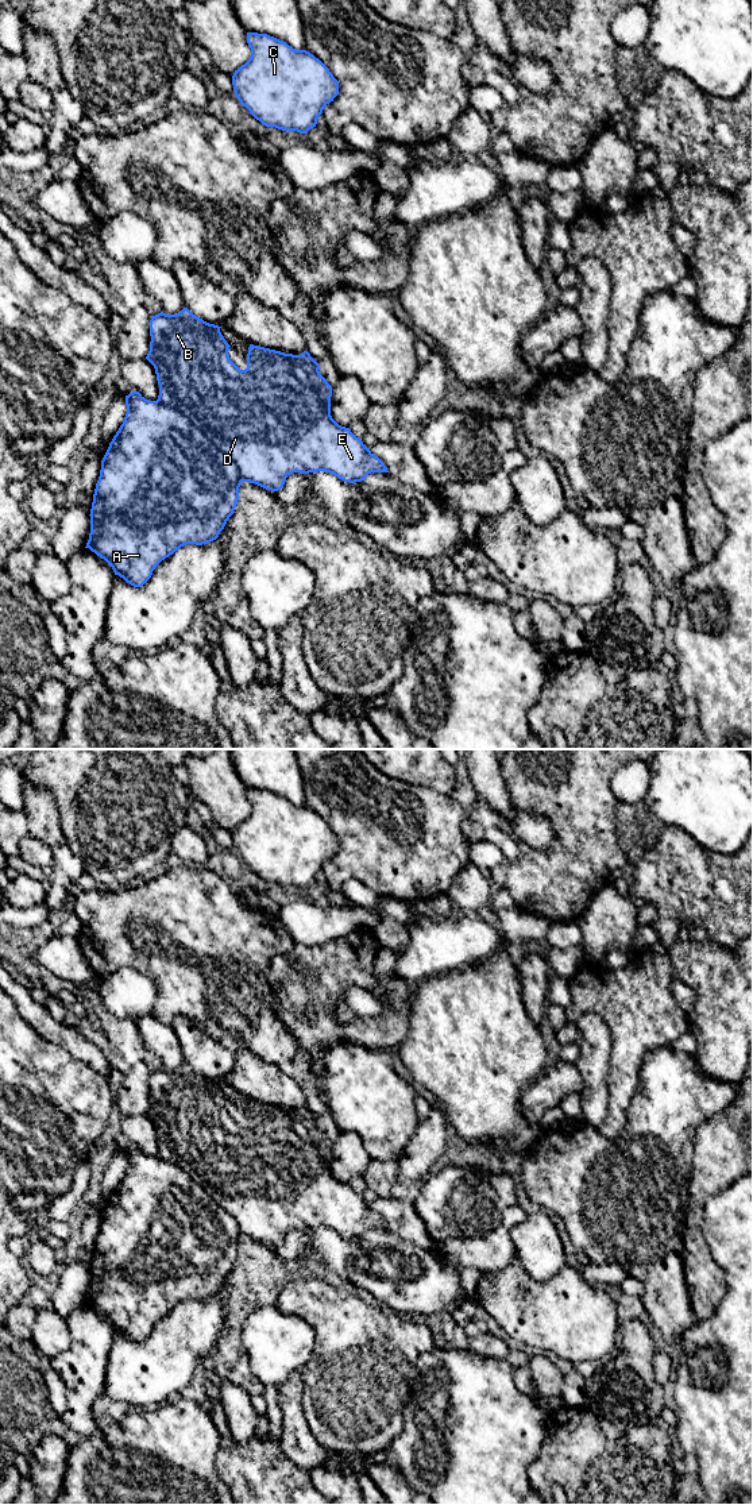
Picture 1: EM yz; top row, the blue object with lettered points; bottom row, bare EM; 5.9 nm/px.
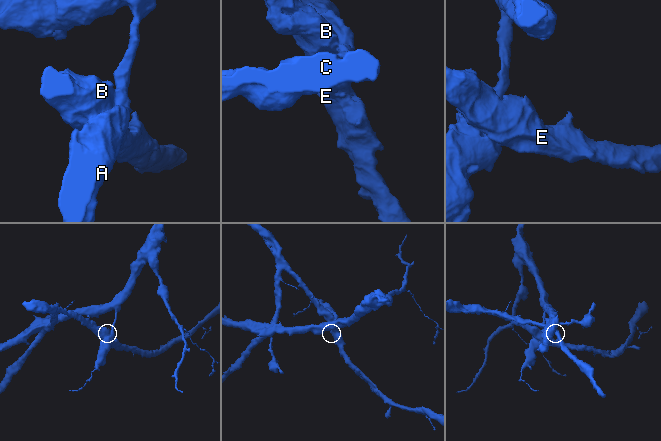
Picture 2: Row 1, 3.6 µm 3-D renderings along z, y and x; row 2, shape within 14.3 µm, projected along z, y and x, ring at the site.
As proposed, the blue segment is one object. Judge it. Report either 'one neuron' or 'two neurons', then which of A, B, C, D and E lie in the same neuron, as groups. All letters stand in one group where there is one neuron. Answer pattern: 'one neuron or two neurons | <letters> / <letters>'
two neurons | A C / B D E

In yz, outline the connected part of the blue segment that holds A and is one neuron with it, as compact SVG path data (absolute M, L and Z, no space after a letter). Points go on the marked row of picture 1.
M139 391L126 395L127 413L101 460L90 509L90 533L85 548L104 559L115 575L142 587L155 567L186 544L216 540L233 514L242 478L235 463L216 448L204 431L179 410L146 400Z

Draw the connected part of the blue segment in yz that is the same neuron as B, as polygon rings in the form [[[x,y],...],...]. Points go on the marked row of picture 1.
[[[188,308],[175,314],[161,312],[150,320],[151,341],[146,359],[155,368],[159,385],[157,401],[179,410],[193,427],[201,428],[206,439],[235,463],[243,482],[278,491],[293,472],[325,471],[350,483],[362,482],[371,472],[389,472],[385,463],[350,428],[332,418],[332,386],[308,351],[293,355],[250,344],[247,368],[240,370],[229,359],[231,346],[220,328],[194,316]]]

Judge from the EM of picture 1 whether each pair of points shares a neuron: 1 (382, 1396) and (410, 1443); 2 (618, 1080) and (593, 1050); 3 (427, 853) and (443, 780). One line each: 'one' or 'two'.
1: two
2: two
3: two

